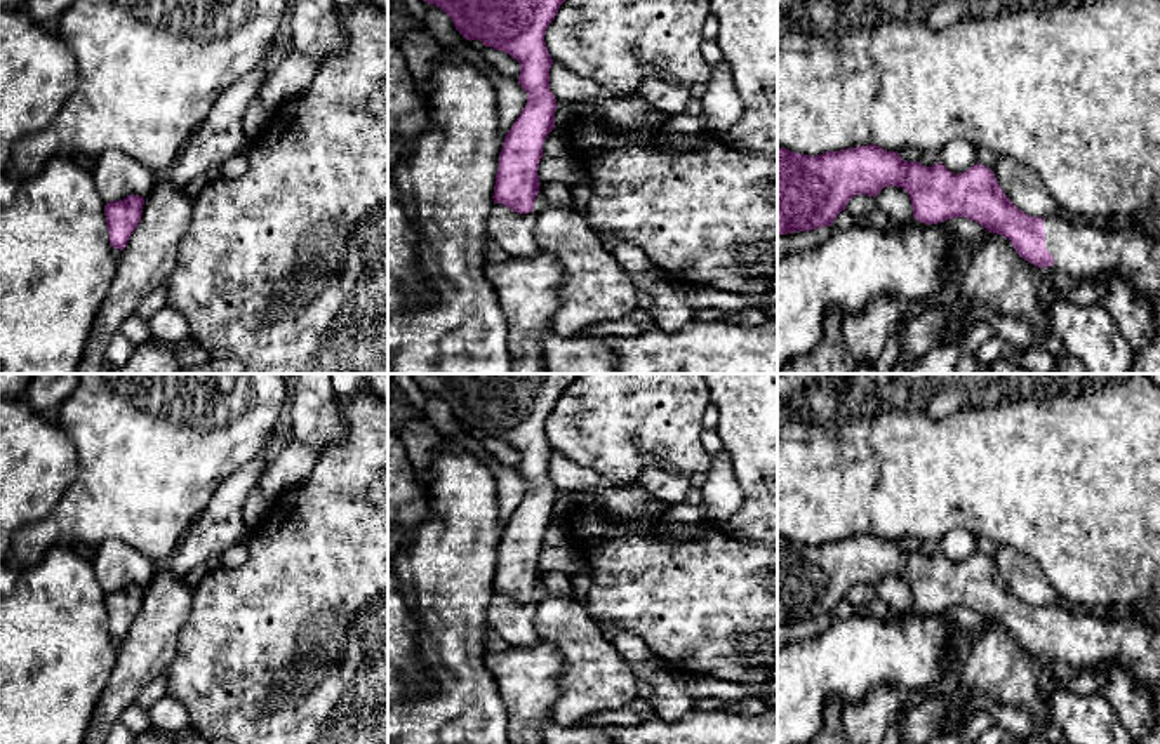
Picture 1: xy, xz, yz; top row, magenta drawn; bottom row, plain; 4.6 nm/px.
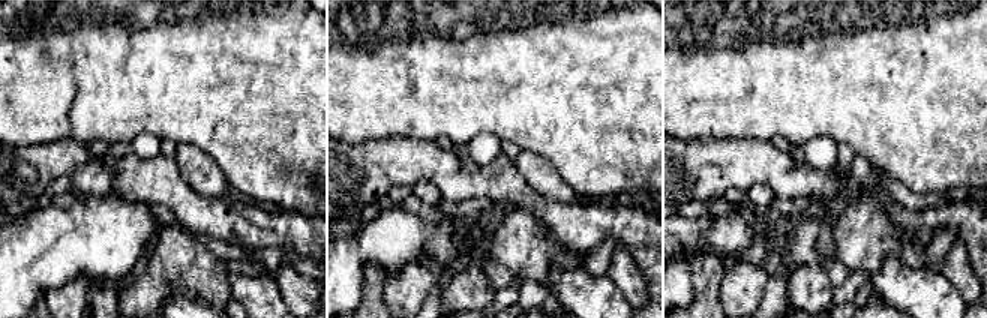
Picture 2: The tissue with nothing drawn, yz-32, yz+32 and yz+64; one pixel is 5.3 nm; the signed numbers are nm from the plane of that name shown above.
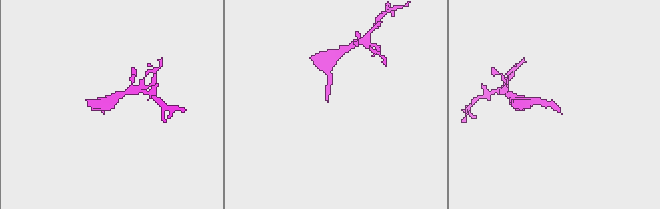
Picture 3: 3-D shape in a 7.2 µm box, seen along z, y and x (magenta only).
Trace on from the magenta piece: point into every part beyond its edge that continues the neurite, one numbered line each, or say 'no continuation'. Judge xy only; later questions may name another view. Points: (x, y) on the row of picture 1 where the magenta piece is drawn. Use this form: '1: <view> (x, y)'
no continuation

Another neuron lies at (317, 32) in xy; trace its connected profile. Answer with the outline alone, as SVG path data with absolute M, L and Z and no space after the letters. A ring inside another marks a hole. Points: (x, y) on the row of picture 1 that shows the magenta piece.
M290 0L289 12L290 49L318 68L346 49L336 0Z

